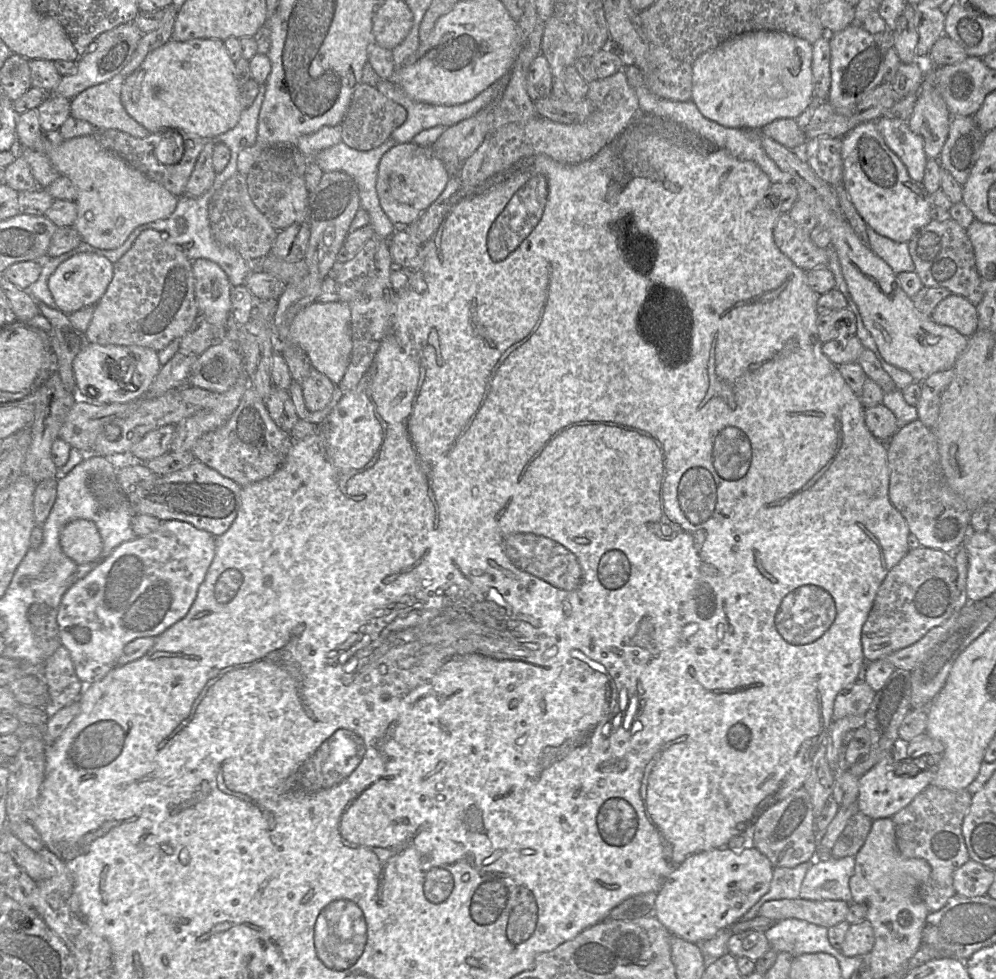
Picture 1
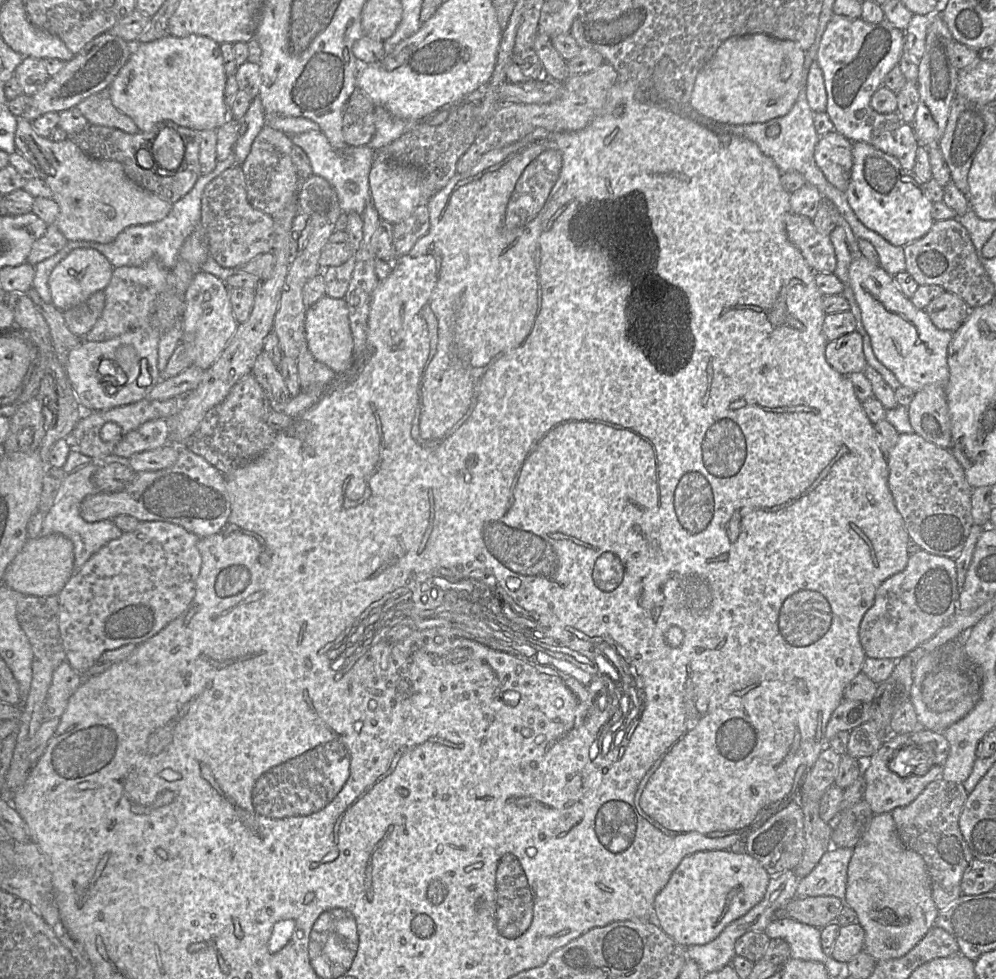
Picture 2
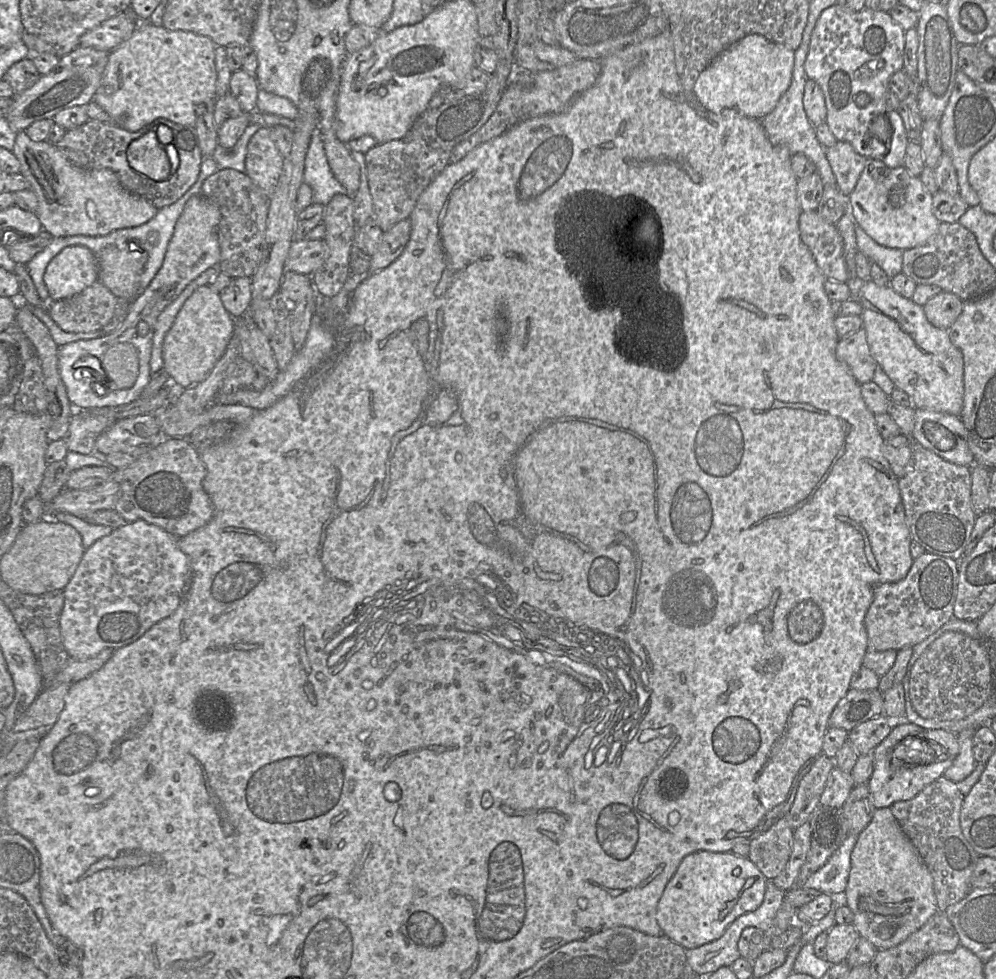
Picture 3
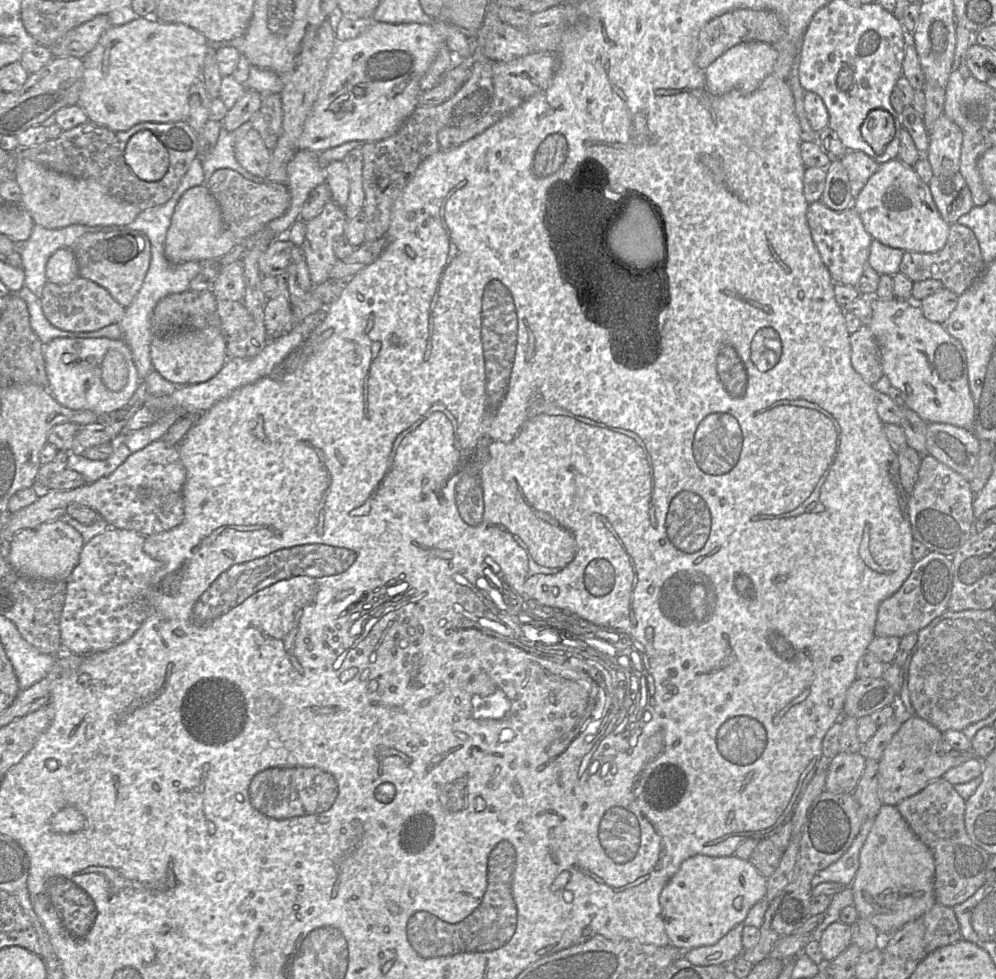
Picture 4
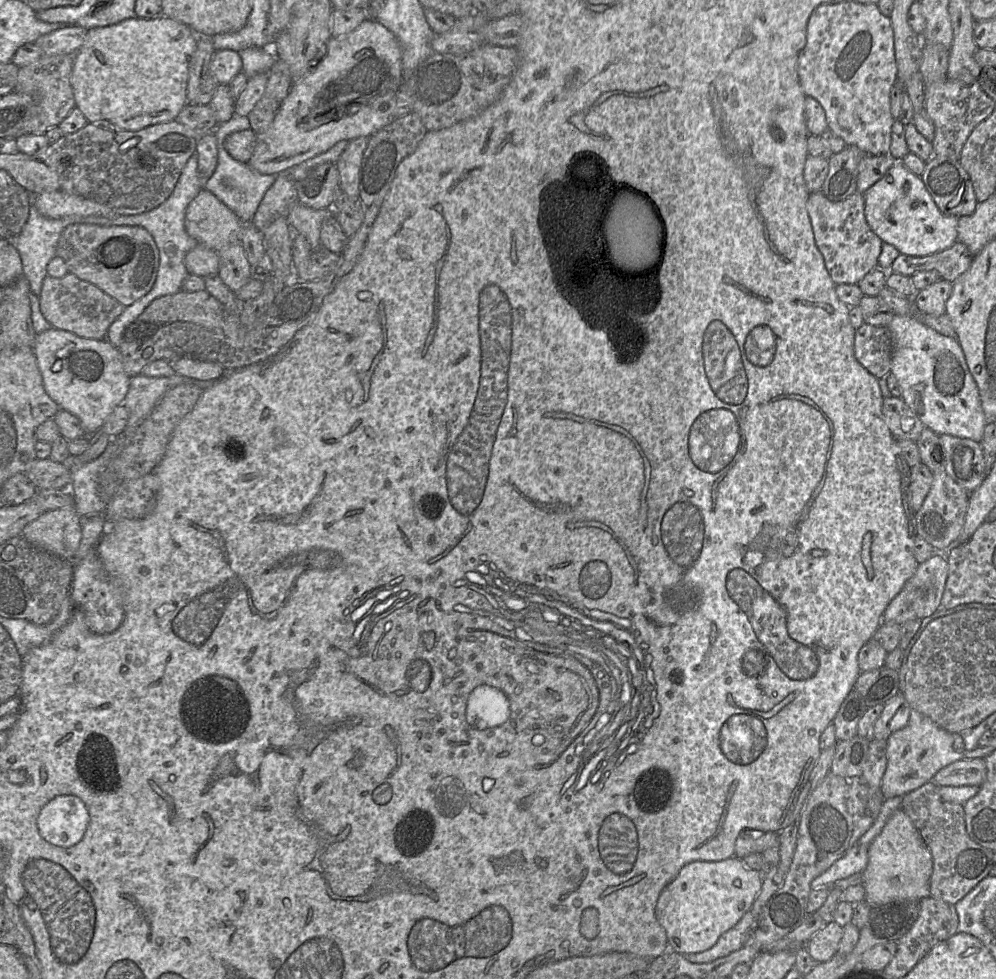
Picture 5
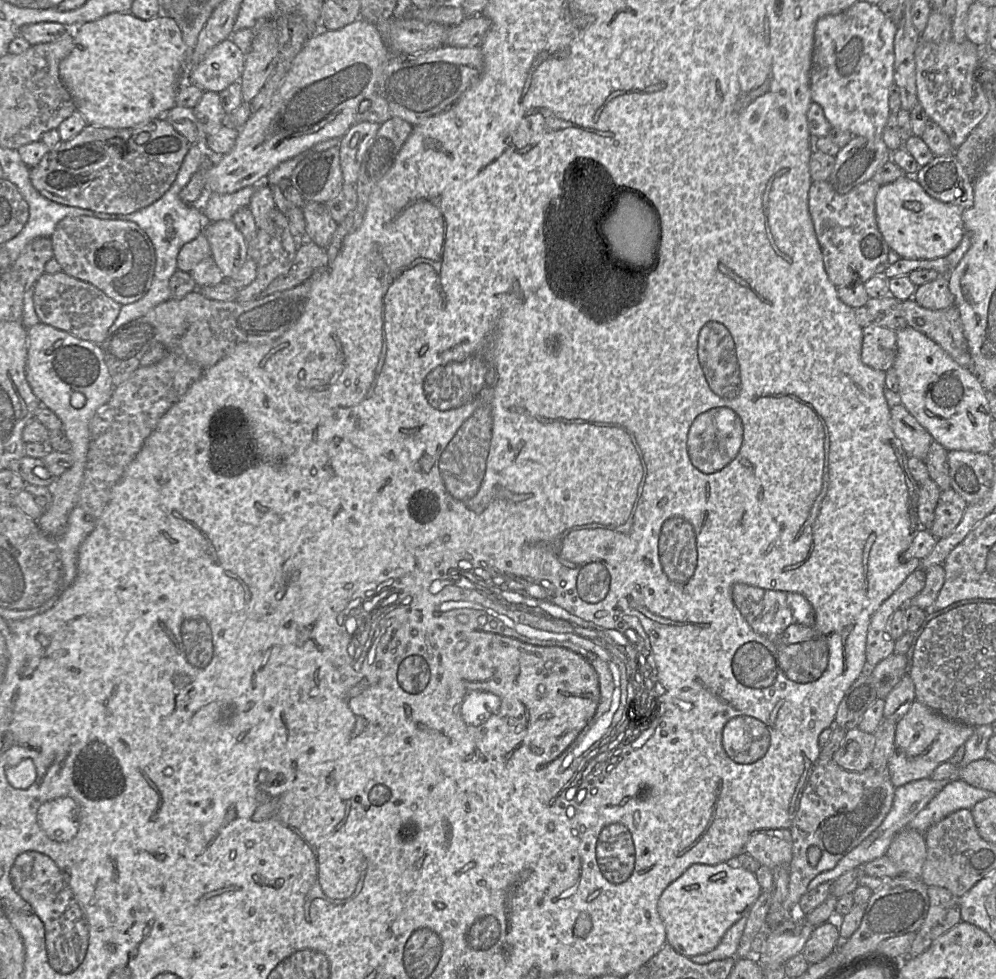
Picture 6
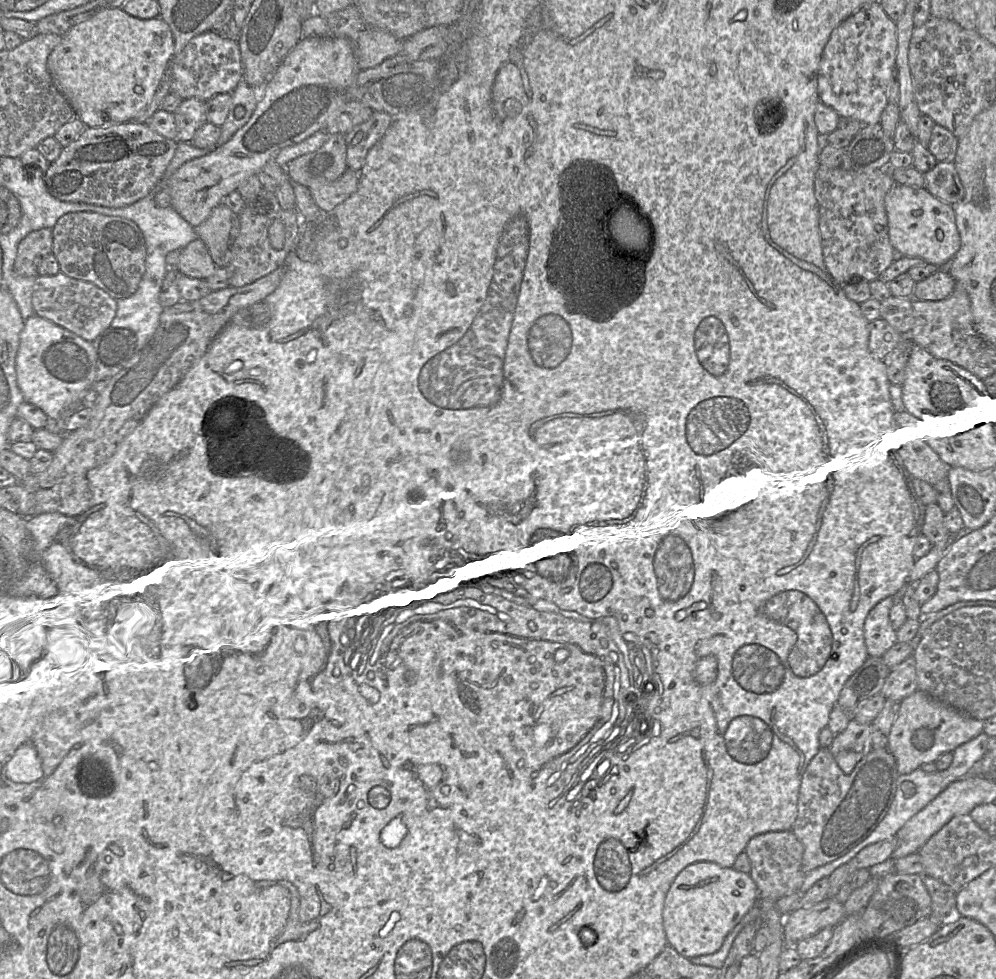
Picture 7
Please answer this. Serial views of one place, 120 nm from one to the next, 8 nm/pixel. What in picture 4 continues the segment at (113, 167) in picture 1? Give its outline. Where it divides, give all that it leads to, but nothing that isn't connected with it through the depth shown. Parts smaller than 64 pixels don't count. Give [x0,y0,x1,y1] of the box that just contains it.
[14,159,142,229]

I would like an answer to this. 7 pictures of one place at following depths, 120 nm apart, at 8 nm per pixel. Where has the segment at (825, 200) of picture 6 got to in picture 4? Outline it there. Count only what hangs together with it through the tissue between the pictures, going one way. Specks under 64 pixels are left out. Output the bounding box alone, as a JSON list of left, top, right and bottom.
[806,201,873,286]

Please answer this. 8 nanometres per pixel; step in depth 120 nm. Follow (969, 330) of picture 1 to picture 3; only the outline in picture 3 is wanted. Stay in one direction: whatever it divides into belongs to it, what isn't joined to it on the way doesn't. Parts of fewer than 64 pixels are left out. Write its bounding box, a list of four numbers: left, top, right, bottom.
[923,291,964,329]

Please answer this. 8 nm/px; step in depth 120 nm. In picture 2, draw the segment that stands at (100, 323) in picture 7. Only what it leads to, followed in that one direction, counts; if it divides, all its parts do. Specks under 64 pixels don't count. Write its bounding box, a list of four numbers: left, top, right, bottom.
[62,290,105,338]

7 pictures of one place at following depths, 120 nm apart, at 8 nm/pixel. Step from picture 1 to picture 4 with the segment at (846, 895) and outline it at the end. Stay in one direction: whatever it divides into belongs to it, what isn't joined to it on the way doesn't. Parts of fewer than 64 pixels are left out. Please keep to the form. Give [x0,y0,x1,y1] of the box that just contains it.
[811,819,874,887]

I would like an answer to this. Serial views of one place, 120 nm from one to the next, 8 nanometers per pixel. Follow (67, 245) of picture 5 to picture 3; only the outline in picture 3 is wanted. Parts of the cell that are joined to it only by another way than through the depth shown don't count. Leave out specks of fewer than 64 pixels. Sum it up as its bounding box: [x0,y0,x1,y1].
[95,243,148,301]

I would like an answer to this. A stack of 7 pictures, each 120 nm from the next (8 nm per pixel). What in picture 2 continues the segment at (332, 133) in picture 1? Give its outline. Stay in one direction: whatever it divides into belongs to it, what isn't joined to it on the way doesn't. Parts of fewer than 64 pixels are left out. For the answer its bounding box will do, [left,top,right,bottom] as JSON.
[265,114,377,231]

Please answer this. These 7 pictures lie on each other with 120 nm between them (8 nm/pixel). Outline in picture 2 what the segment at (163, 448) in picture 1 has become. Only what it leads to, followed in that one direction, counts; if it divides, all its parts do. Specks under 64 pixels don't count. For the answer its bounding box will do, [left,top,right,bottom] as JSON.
[113,419,169,459]

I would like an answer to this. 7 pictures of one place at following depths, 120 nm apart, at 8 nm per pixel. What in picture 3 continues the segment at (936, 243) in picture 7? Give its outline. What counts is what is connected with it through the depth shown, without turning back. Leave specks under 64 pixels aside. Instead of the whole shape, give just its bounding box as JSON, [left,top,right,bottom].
[848,158,941,250]

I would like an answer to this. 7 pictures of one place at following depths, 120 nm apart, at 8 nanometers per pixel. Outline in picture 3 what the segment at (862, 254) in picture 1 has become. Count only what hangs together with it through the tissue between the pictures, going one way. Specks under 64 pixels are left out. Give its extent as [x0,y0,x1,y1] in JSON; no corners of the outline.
[859,280,964,416]

